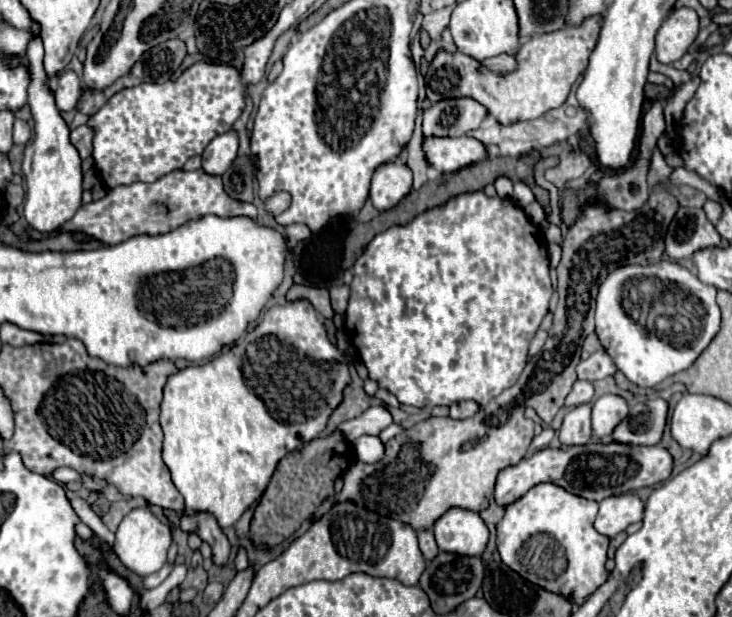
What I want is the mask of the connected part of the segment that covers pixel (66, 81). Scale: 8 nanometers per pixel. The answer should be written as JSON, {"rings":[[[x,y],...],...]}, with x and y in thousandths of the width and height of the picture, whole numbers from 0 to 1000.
{"rings":[[[89,113],[81,120],[78,133],[78,149],[75,149],[75,165],[81,178],[102,178],[102,169],[111,156],[111,130],[100,113]]]}

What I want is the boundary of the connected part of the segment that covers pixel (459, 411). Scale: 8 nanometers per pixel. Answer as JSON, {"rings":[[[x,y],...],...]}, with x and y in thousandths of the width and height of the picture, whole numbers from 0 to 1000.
{"rings":[[[638,648],[638,652],[622,652],[622,655],[613,658],[613,674],[616,677],[641,677],[652,665],[654,665],[654,658],[649,652],[643,652],[643,648]]]}

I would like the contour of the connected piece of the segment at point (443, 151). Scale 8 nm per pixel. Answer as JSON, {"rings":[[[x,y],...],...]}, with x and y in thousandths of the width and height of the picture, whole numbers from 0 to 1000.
{"rings":[[[581,224],[578,227],[581,259],[605,282],[630,276],[665,253],[660,233],[649,224]]]}

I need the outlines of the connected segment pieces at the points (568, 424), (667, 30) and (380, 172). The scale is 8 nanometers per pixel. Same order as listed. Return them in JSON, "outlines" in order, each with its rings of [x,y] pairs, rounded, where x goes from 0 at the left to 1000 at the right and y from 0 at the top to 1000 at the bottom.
{"outlines":[[[[794,655],[777,665],[769,677],[769,690],[764,697],[764,713],[772,723],[802,720],[807,710],[807,658]]],[[[922,13],[898,52],[895,91],[903,104],[919,104],[949,68],[955,52],[955,26],[944,13]]],[[[534,259],[512,276],[504,321],[515,340],[531,340],[551,318],[556,318],[559,308],[561,308],[561,276],[551,263]]]]}

